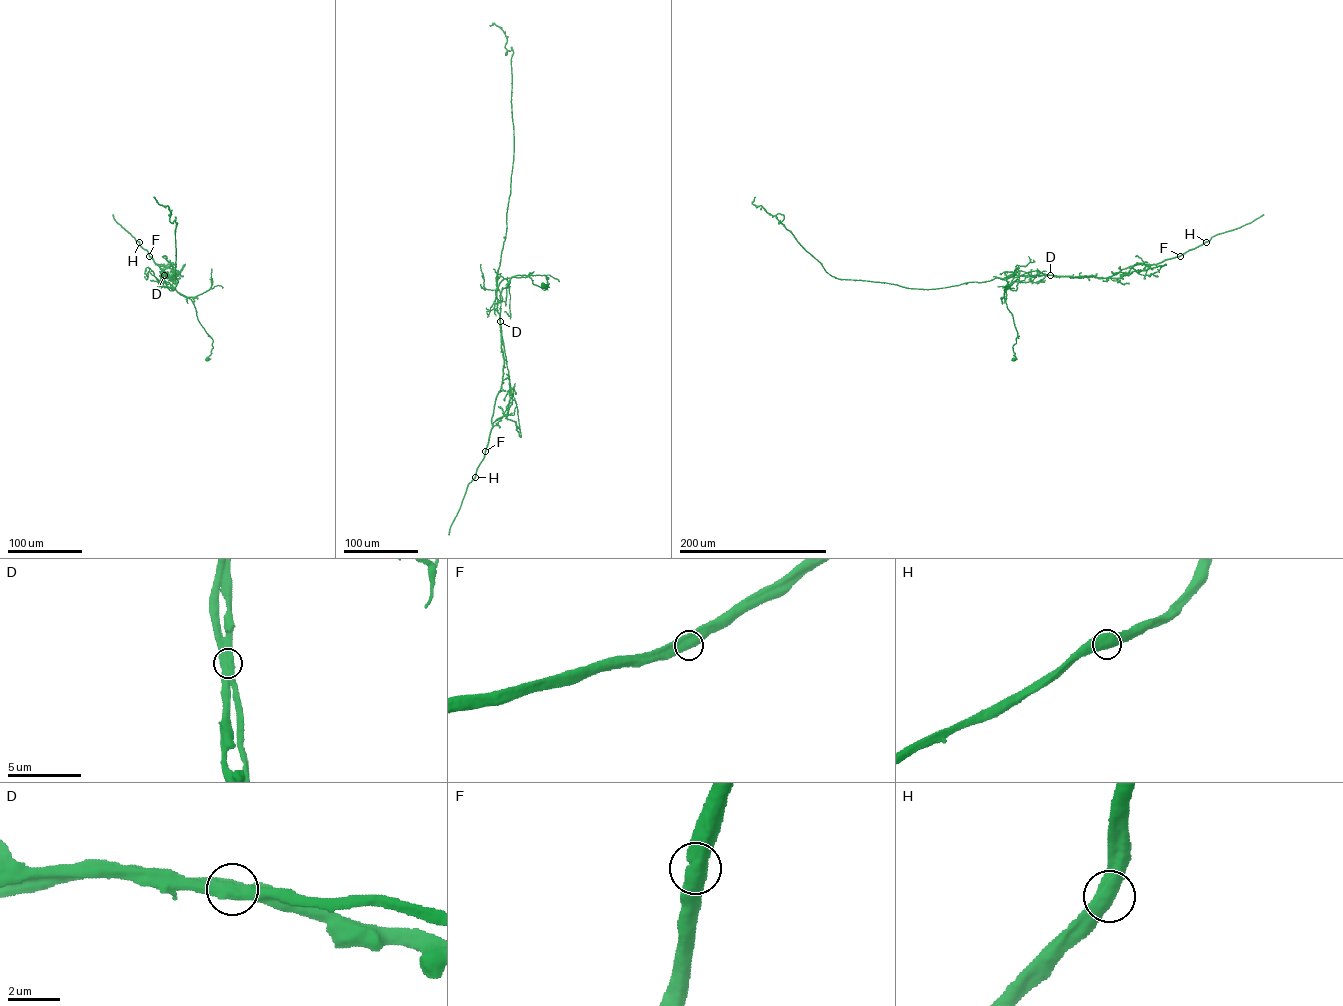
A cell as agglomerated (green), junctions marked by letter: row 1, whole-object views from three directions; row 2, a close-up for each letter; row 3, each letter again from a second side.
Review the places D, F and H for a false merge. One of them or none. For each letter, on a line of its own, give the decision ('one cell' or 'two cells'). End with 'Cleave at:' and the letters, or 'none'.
D: two cells
F: one cell
H: one cell
Cleave at: D

